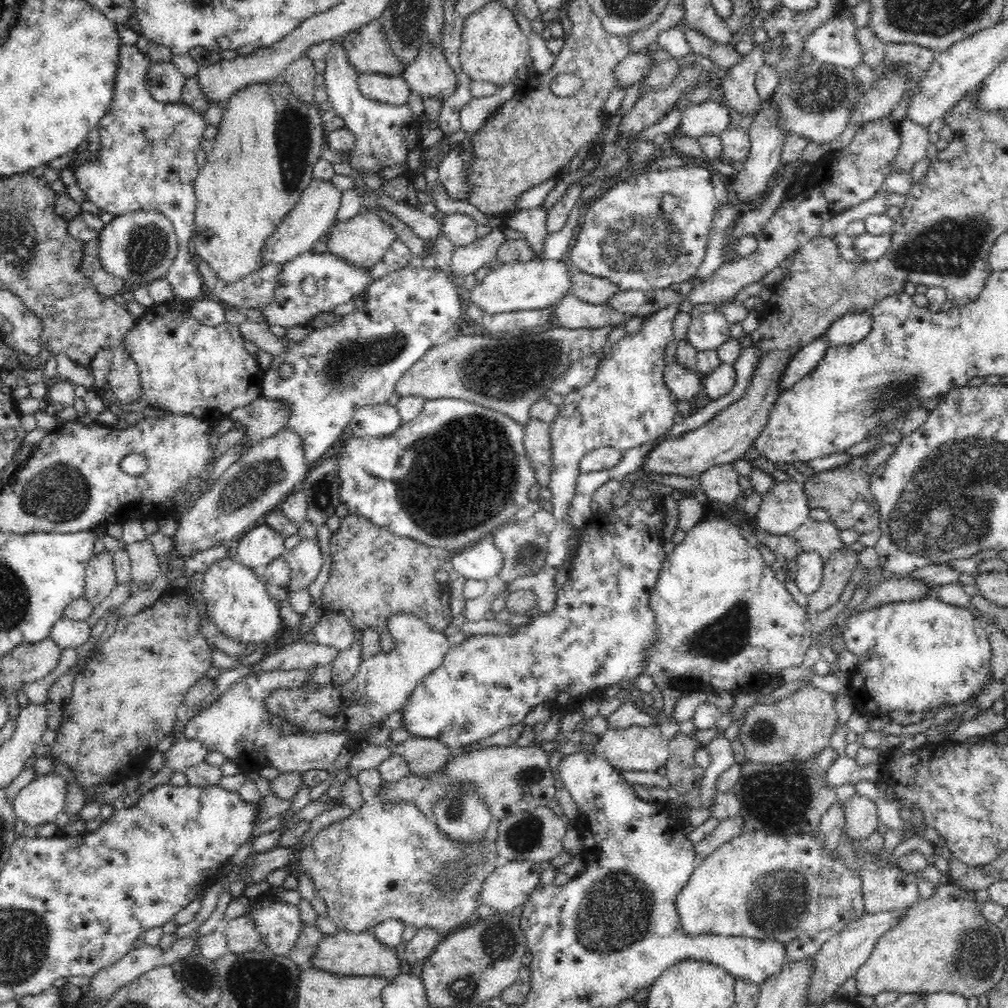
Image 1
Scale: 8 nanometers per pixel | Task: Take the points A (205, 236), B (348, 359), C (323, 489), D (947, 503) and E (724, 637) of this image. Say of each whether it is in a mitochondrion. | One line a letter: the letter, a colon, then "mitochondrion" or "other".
A: other
B: mitochondrion
C: mitochondrion
D: mitochondrion
E: mitochondrion

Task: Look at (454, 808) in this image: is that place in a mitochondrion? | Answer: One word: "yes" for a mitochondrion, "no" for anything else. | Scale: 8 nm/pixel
yes

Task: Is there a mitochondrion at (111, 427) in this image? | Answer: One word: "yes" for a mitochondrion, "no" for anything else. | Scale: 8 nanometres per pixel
no

